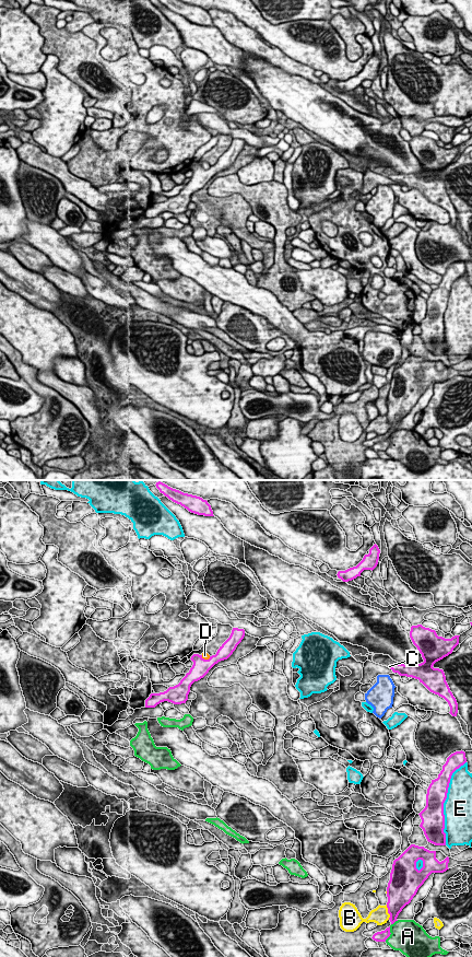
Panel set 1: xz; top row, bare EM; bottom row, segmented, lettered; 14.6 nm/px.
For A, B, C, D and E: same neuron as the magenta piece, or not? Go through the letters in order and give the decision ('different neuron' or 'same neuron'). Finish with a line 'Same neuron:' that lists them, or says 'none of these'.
A: different neuron
B: different neuron
C: same neuron
D: different neuron
E: different neuron
Same neuron: C

